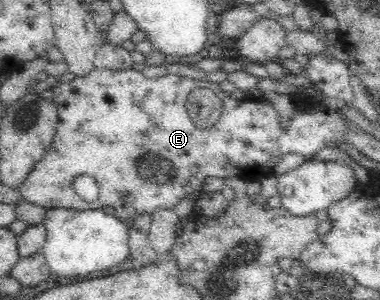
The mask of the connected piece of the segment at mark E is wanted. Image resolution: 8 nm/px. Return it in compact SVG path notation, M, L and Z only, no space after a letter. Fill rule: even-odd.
M328 52L309 58L302 73L320 91L322 97L297 97L297 111L284 130L280 126L280 116L270 102L265 99L232 99L229 93L220 92L219 84L207 80L195 81L176 75L148 79L141 71L133 68L116 72L94 68L86 76L76 76L68 83L59 83L57 87L51 88L54 93L53 104L58 114L56 133L52 145L28 173L24 183L18 187L18 192L22 194L22 199L46 209L107 209L118 220L132 224L134 217L140 214L151 215L156 209L173 209L180 199L191 198L196 191L202 190L206 177L219 177L222 180L242 178L255 182L258 177L270 175L272 167L286 153L298 153L305 159L310 159L323 147L337 147L338 141L344 142L346 125L350 125L350 121L340 111L345 107L352 107L351 74L346 62L336 59ZM198 87L217 91L223 103L220 119L206 129L194 125L186 107L190 91ZM84 174L91 175L99 187L98 199L90 203L84 201L73 188L74 179ZM124 193L129 195L126 201L120 198Z

